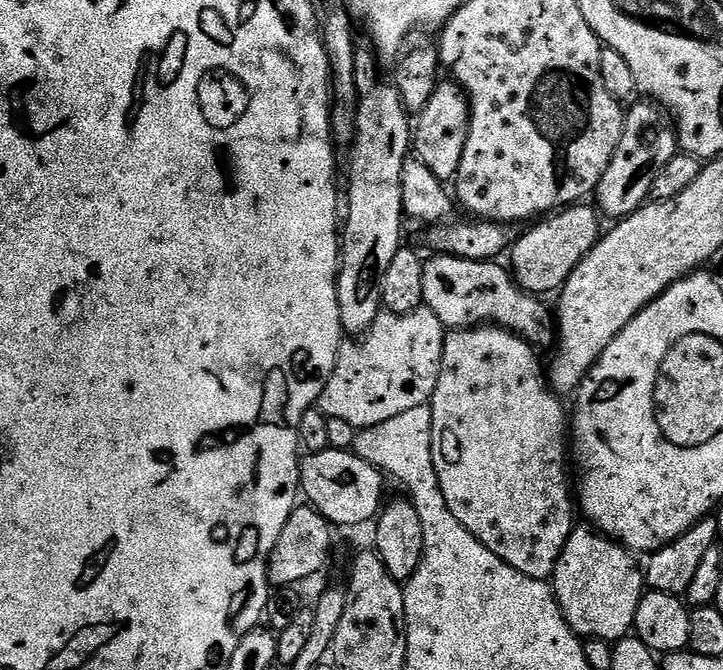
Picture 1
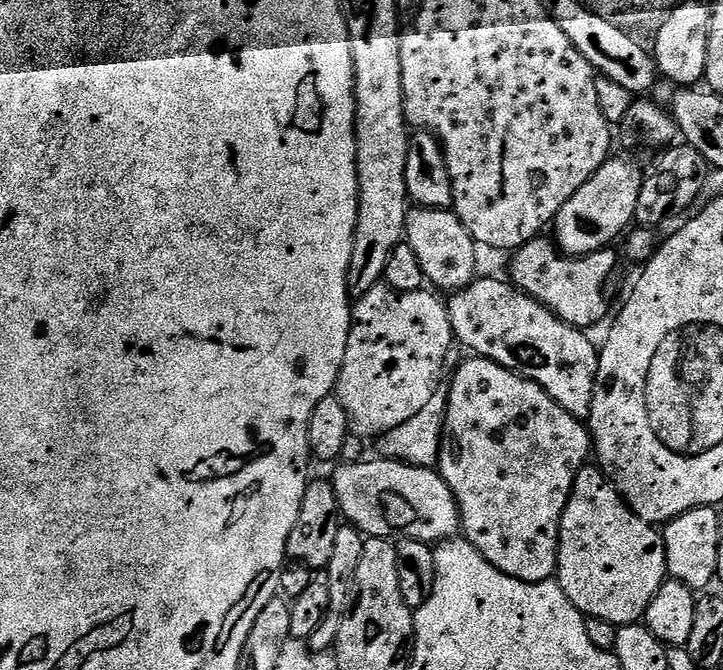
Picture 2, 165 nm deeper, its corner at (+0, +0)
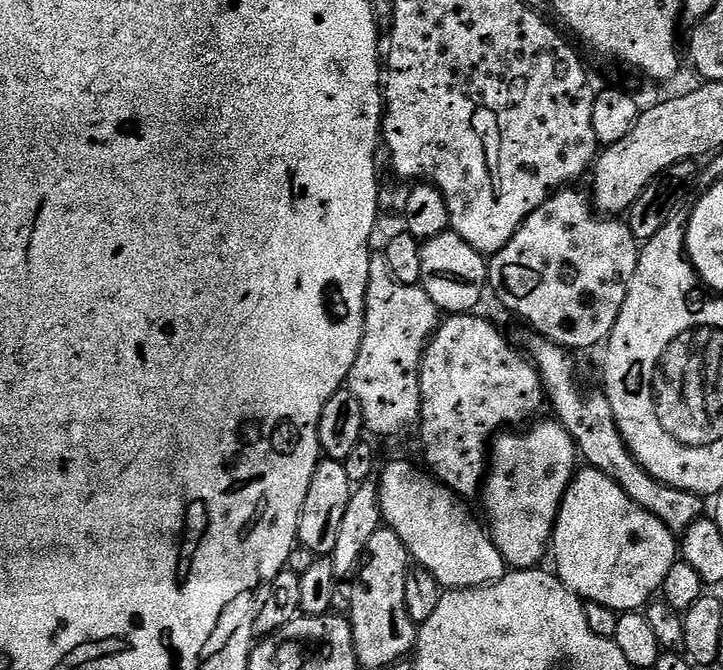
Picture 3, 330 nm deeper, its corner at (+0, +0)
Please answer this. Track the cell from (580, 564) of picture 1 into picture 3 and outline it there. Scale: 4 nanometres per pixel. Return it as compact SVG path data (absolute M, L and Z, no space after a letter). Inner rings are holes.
M581 467L573 476L560 503L560 513L552 531L550 560L556 563L555 575L585 602L610 606L617 614L639 612L663 589L670 566L678 563L678 536L671 532L650 510L642 510L638 502L630 502L622 494L622 486L596 468Z

